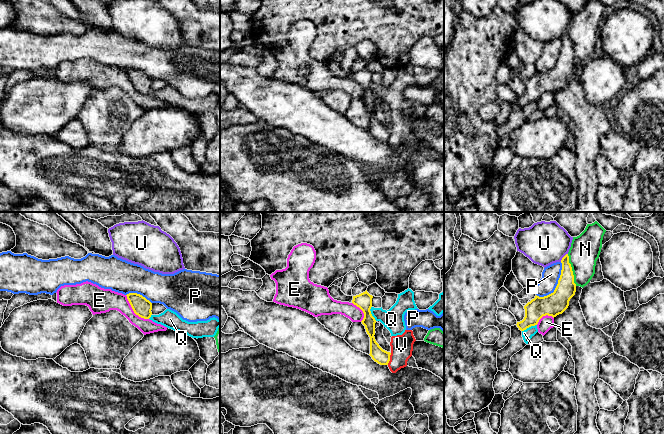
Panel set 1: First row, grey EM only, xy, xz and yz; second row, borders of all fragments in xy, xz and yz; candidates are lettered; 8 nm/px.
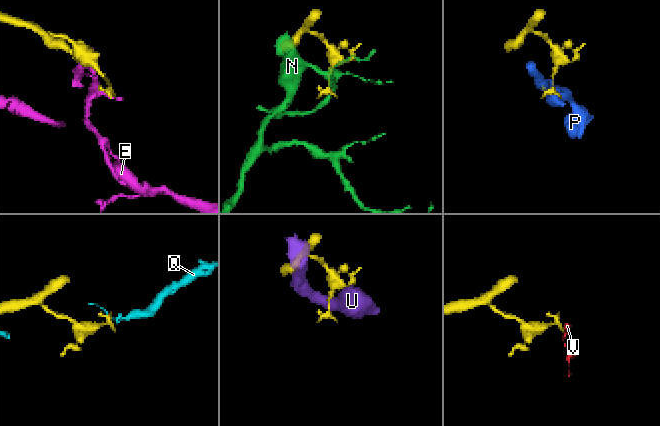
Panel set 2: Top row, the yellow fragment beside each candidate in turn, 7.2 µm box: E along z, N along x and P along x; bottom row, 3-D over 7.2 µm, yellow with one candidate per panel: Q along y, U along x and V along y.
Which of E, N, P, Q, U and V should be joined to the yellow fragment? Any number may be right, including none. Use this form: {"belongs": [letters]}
{"belongs": []}

